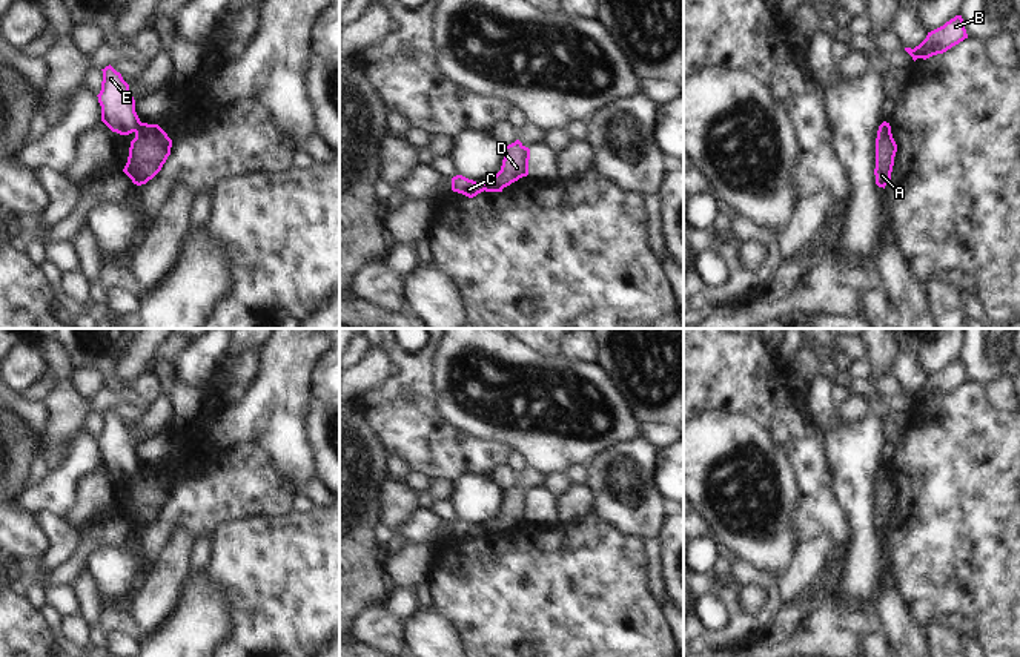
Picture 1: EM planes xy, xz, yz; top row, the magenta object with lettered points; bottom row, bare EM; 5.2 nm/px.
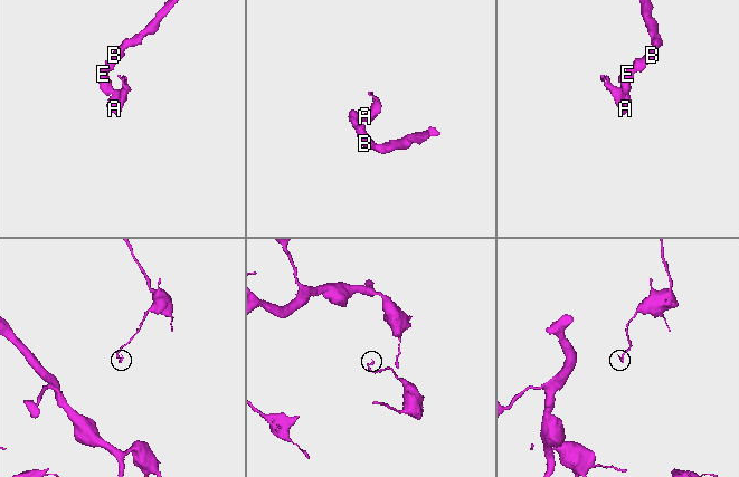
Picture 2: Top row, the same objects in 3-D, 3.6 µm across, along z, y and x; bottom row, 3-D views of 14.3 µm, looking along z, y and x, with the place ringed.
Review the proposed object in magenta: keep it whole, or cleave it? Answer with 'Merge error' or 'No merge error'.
Merge error

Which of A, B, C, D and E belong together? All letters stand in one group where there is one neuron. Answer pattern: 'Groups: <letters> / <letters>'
Groups: A D / B C E

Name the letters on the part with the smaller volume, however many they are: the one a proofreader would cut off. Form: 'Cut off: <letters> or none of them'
Cut off: A, D

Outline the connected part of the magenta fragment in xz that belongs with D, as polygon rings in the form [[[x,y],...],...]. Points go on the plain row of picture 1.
[[[519,484],[504,491],[501,514],[482,527],[485,536],[502,536],[504,531],[528,519],[530,493]]]

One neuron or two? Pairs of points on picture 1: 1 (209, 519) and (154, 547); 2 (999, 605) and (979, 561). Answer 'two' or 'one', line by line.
1: one
2: one

